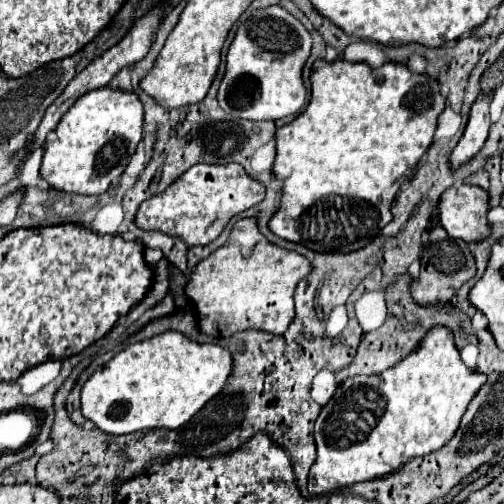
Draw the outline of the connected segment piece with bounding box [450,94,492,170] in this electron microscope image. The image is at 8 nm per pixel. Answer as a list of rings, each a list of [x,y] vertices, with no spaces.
[[[482,94],[476,100],[476,104],[472,106],[468,126],[466,126],[460,142],[456,144],[456,148],[450,154],[452,170],[458,170],[460,166],[470,162],[482,150],[482,146],[488,138],[488,128],[490,128],[490,112],[488,112],[490,100],[492,100],[492,94]]]

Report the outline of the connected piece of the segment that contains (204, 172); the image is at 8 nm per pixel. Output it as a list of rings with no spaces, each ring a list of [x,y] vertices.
[[[196,164],[186,170],[166,192],[142,202],[136,214],[136,226],[144,230],[162,230],[170,236],[180,236],[188,246],[210,244],[226,224],[240,212],[260,204],[266,196],[266,186],[244,170],[240,164]]]

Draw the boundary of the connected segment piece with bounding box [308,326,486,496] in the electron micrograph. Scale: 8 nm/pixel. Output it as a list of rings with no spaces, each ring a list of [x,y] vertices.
[[[444,326],[432,328],[420,342],[418,350],[404,362],[398,362],[392,370],[386,370],[380,376],[354,376],[344,380],[316,420],[314,438],[318,458],[310,468],[308,492],[322,496],[352,486],[356,482],[382,478],[418,456],[440,450],[454,438],[468,404],[478,394],[484,382],[486,376],[482,372],[464,366],[464,362],[460,360],[460,352],[454,344],[454,334],[450,328]]]

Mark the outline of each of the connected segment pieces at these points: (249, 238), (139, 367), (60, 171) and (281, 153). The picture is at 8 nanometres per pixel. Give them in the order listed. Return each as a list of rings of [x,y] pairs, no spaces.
[[[256,218],[238,220],[228,242],[202,260],[192,272],[186,294],[196,304],[200,330],[208,336],[232,336],[242,330],[262,330],[270,334],[284,334],[294,320],[294,290],[300,280],[312,274],[312,264],[306,256],[280,248],[272,242],[266,242],[264,234],[258,228]]]
[[[168,330],[118,352],[82,386],[82,414],[108,434],[130,434],[150,428],[180,428],[204,404],[216,398],[234,372],[228,348],[198,344]]]
[[[110,86],[88,92],[62,116],[54,138],[48,138],[40,174],[54,190],[68,194],[102,194],[128,166],[142,140],[142,126],[142,102],[134,92]]]
[[[316,60],[314,66],[312,66],[312,98],[310,98],[306,112],[300,114],[294,122],[278,128],[278,132],[276,132],[278,152],[276,152],[276,162],[274,162],[274,174],[276,174],[276,178],[284,180],[284,190],[282,190],[280,210],[272,216],[272,220],[268,224],[270,230],[284,240],[308,246],[314,252],[354,252],[354,250],[360,250],[366,244],[370,244],[380,234],[380,230],[392,220],[390,206],[392,206],[402,182],[406,182],[414,174],[418,160],[430,148],[436,126],[438,126],[438,116],[444,112],[444,108],[446,108],[446,98],[440,92],[440,84],[426,74],[410,72],[404,64],[386,62],[376,70],[376,68],[372,68],[364,62],[352,64],[352,62],[346,62],[346,60],[336,60],[336,62]]]

